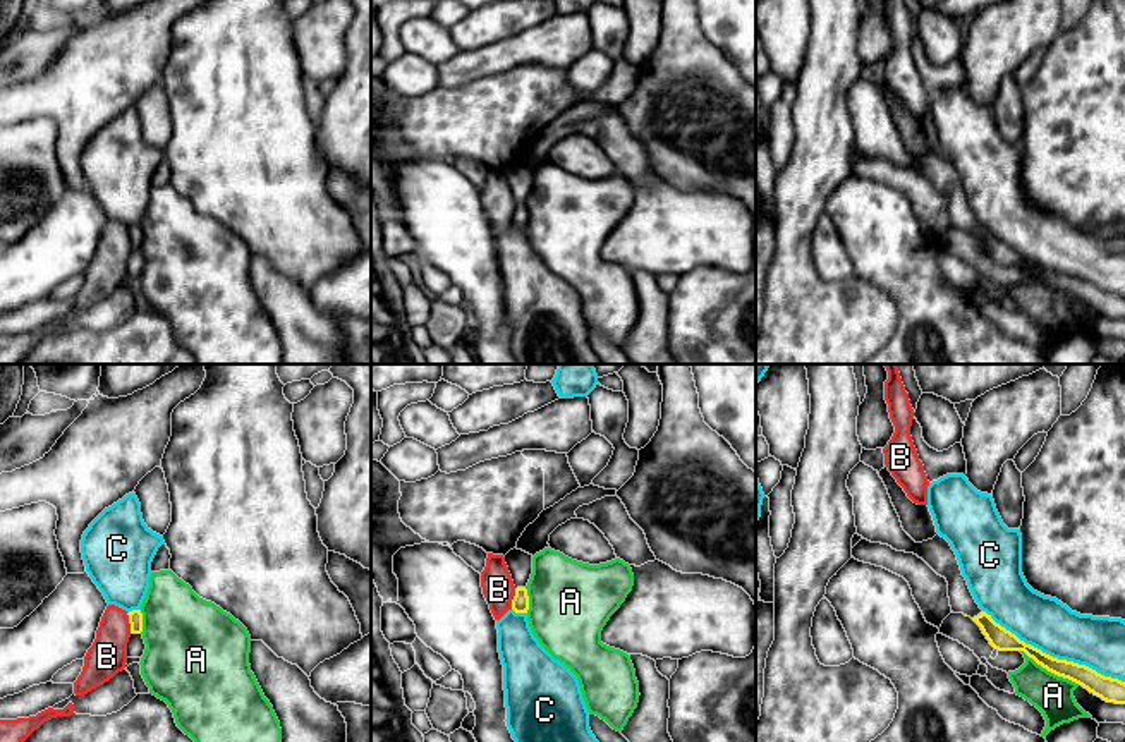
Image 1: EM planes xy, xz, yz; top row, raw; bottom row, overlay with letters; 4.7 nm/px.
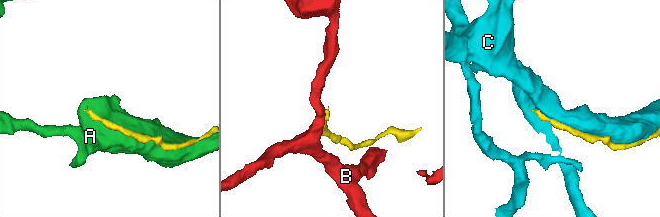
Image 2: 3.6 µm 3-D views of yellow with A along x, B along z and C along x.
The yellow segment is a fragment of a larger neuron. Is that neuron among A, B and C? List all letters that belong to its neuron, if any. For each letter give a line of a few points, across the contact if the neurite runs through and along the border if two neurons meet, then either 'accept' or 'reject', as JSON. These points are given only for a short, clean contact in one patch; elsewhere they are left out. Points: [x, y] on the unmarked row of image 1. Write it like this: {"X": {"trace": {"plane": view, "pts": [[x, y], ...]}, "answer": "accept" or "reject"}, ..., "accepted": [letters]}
{"A": {"answer": "reject"}, "B": {"trace": {"plane": "xy", "pts": [[126, 229], [131, 248]]}, "answer": "reject"}, "C": {"answer": "reject"}, "accepted": []}

